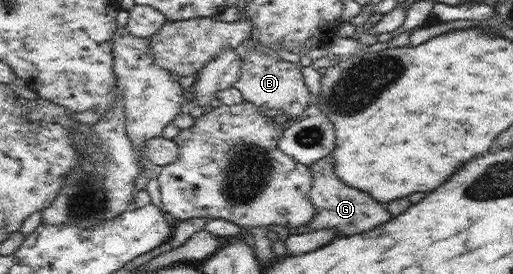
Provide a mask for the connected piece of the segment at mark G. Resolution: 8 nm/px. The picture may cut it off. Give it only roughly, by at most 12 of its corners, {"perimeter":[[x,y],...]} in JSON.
{"perimeter":[[327,155],[309,166],[316,213],[306,231],[369,232],[392,219],[344,183]]}

